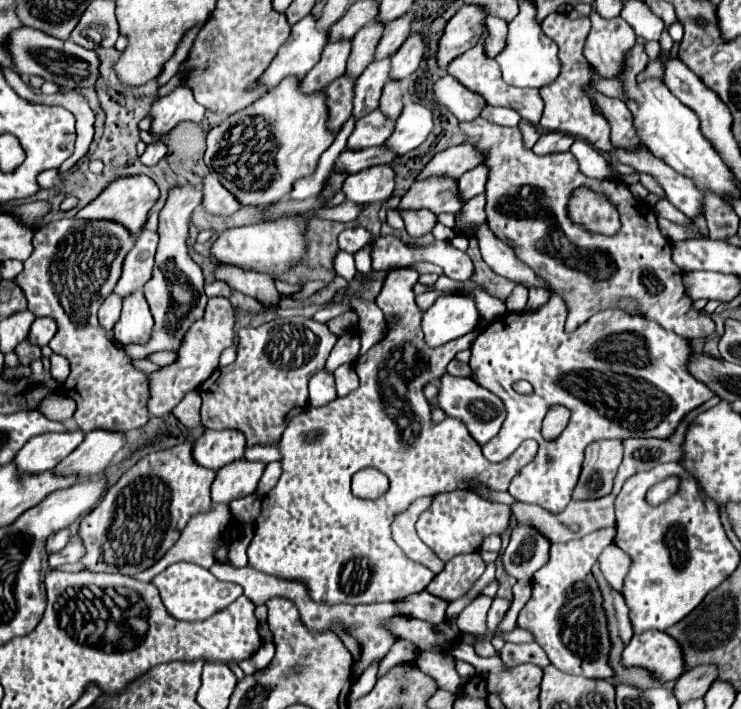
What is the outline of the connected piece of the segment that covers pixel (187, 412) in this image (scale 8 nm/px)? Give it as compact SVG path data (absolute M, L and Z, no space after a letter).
M194 390L194 392L188 392L182 402L174 408L174 416L186 426L186 428L198 428L202 426L202 420L200 420L200 406L202 406L202 398L200 394Z

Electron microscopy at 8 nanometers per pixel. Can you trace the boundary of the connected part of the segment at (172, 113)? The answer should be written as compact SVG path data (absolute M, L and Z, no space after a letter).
M178 86L168 96L154 102L154 106L150 108L150 112L148 112L148 116L152 118L150 134L160 138L160 136L168 134L172 128L176 128L176 124L180 124L180 122L200 124L204 118L204 112L206 112L204 106L200 106L194 100L192 92L186 86Z

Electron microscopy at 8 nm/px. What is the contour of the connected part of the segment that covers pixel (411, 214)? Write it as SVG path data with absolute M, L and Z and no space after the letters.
M404 210L402 220L404 220L408 234L418 238L418 236L422 236L434 228L436 214L432 214L430 210Z

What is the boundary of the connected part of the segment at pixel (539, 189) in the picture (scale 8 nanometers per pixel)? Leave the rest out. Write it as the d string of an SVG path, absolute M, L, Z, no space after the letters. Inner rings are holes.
M476 118L472 122L460 122L460 128L486 154L484 164L490 168L486 184L490 230L512 246L516 256L568 302L568 332L576 330L588 316L616 308L616 300L626 296L638 302L644 316L688 340L714 334L712 318L692 310L692 300L684 290L682 270L672 262L670 250L666 250L668 240L658 230L656 212L636 200L624 182L584 176L570 152L538 156L526 150L518 126L504 128ZM578 186L588 186L604 194L618 208L622 228L616 236L588 234L568 218L568 198Z

